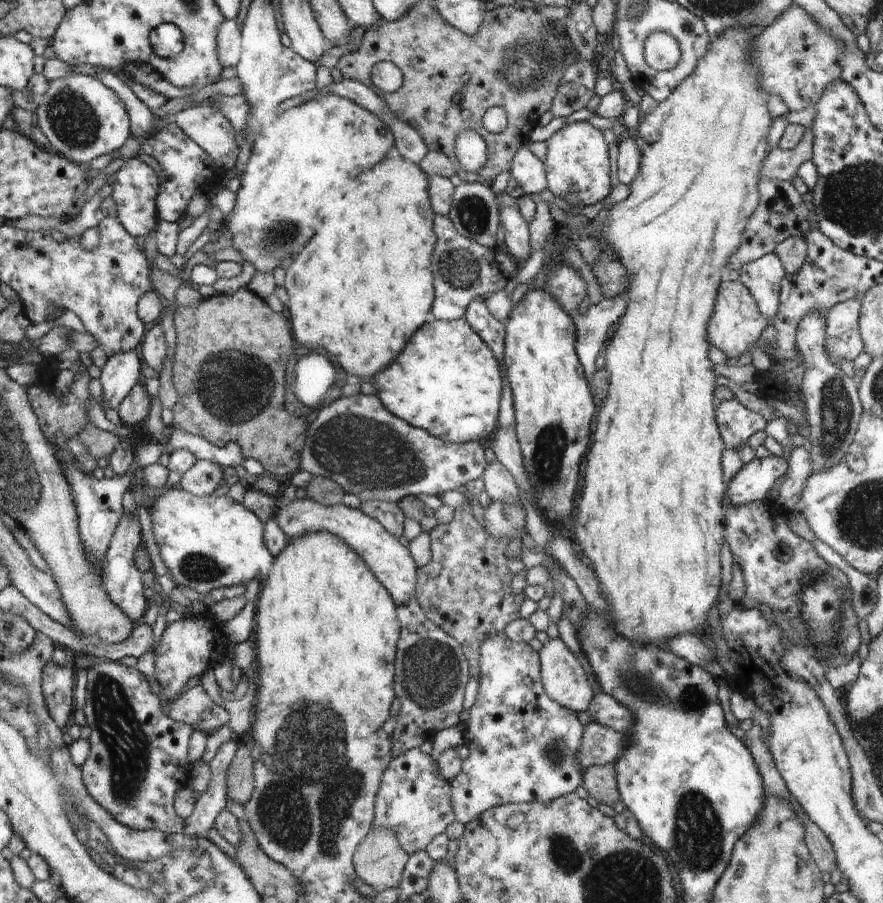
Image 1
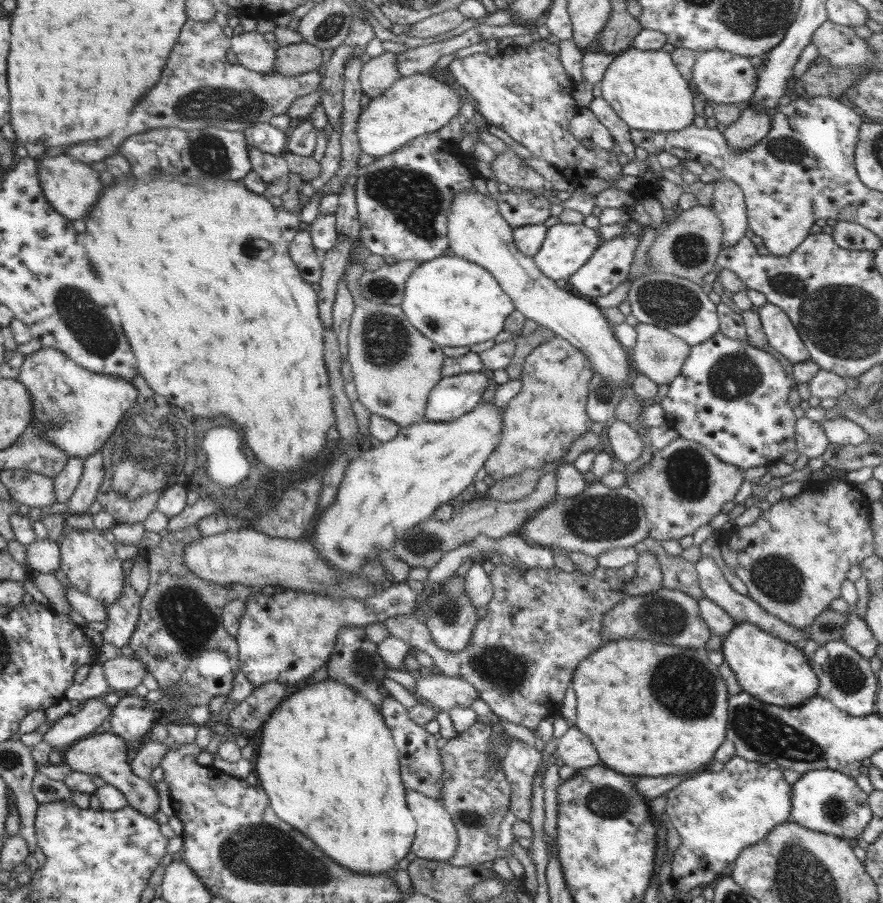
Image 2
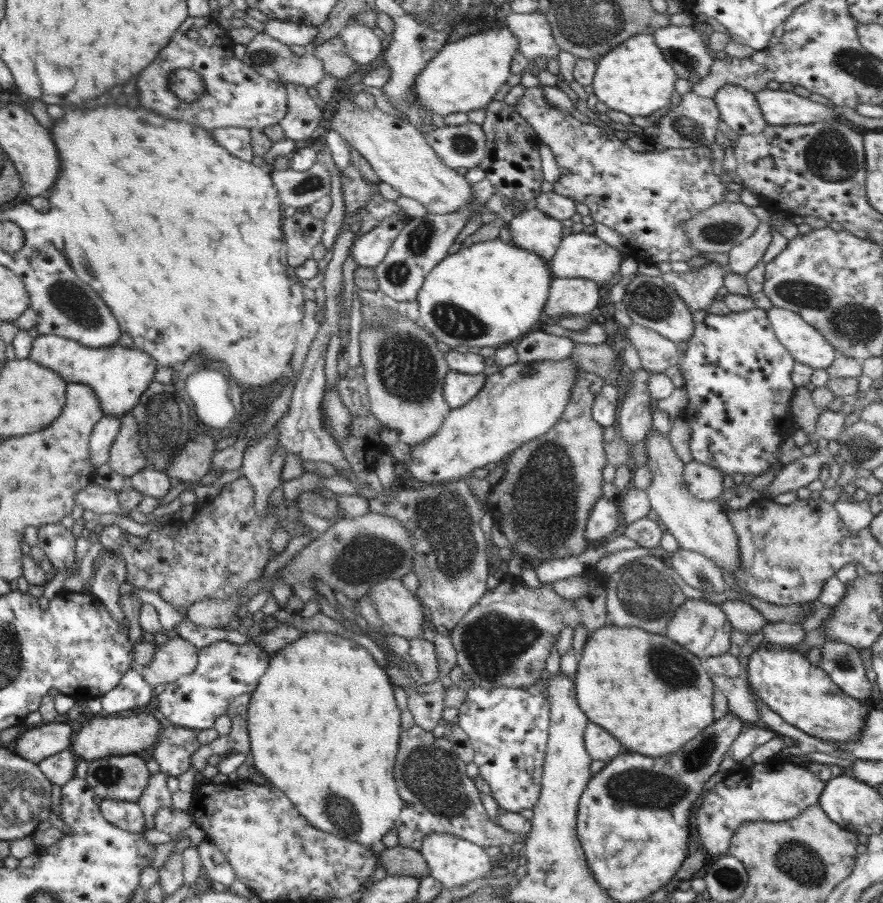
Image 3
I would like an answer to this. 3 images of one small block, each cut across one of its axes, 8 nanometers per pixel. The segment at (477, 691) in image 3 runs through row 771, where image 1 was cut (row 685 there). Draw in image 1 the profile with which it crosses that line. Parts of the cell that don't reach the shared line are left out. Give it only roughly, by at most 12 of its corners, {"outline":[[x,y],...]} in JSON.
{"outline":[[488,637],[450,784],[466,824],[582,785],[584,725],[528,643]]}

